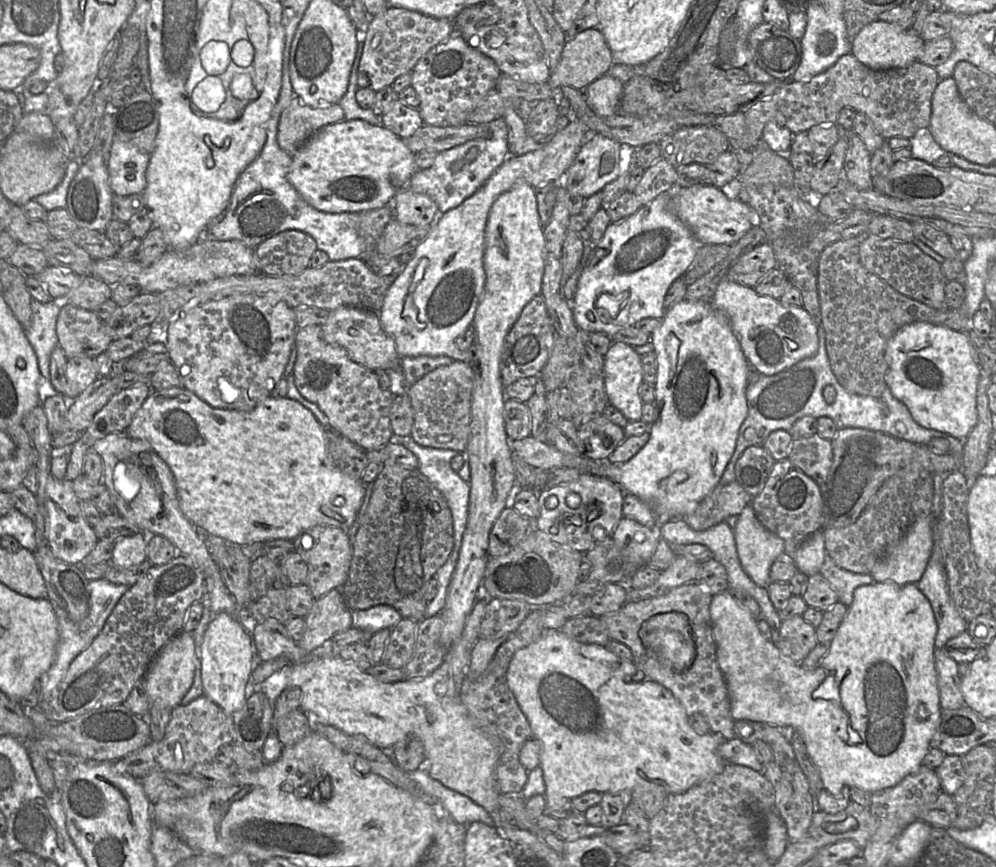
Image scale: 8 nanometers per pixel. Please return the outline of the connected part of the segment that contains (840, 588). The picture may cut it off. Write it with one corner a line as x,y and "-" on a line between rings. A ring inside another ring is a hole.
827,553
819,573
837,593
838,602
846,607
851,605
857,587
874,582
871,574
858,574
838,567

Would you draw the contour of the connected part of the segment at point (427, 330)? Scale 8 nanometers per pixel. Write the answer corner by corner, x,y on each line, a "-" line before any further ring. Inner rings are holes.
576,117
541,149
524,155
509,156
472,196
458,207
436,218
427,237
415,248
412,258
387,291
383,306
378,312
380,322
385,332
394,340
400,357
447,356
454,361
474,364
475,343
473,349
461,351
457,348
455,340
472,325
484,292
485,230
491,208
501,194
517,183
525,182
534,188
540,188
549,183
563,181
574,157
583,145
586,132
587,127

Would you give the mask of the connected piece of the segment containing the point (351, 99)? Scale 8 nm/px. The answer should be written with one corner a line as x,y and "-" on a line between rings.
358,43
356,58
352,65
349,84
345,95
338,102
344,112
345,120
360,119
372,125
381,125
381,116
373,113
372,109
361,108
355,98
356,92
359,89
357,84
357,72
359,61
363,52
363,43

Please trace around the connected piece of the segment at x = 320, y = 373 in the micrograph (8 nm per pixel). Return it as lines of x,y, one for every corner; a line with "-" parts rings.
321,326
298,327
294,346
297,350
293,369
295,385
306,400
316,404
327,416
332,430
366,451
381,449
392,441
394,434
390,422
390,409
395,396
390,390
381,388
376,372
353,361
342,347
326,342
322,336

